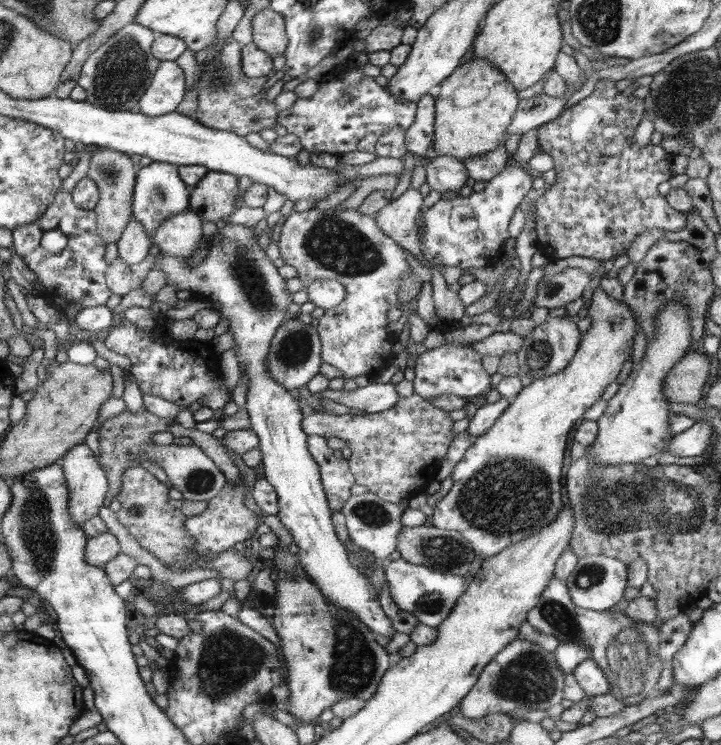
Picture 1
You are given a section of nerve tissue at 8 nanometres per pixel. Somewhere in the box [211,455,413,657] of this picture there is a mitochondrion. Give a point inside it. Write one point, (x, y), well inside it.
(370, 513)

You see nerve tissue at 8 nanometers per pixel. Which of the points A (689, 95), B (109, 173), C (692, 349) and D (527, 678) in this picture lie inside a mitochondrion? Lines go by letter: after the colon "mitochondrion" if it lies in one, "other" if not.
A: mitochondrion
B: mitochondrion
C: other
D: mitochondrion

